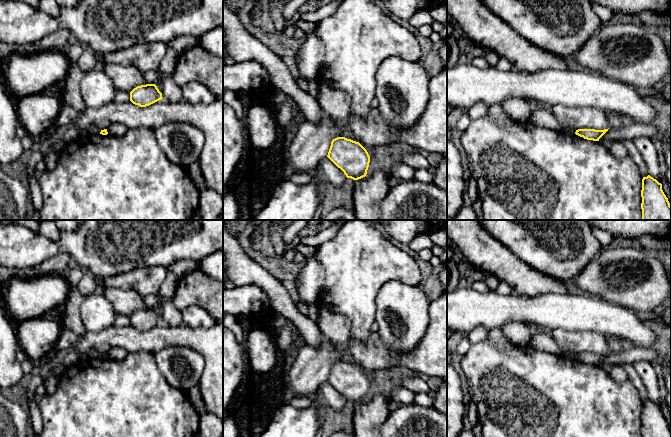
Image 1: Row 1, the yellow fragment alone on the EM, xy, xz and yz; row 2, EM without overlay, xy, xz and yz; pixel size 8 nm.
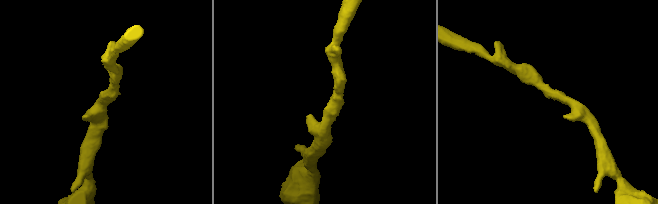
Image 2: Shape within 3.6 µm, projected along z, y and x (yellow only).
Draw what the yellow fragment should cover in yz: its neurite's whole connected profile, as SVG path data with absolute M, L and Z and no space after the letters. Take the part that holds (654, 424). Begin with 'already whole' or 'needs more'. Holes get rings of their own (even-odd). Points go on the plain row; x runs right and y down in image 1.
already whole; M648 399L642 403L642 437L671 437L671 429L662 414L662 408Z

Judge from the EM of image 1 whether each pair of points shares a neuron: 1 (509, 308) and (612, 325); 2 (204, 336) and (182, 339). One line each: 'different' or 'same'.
1: same
2: same

